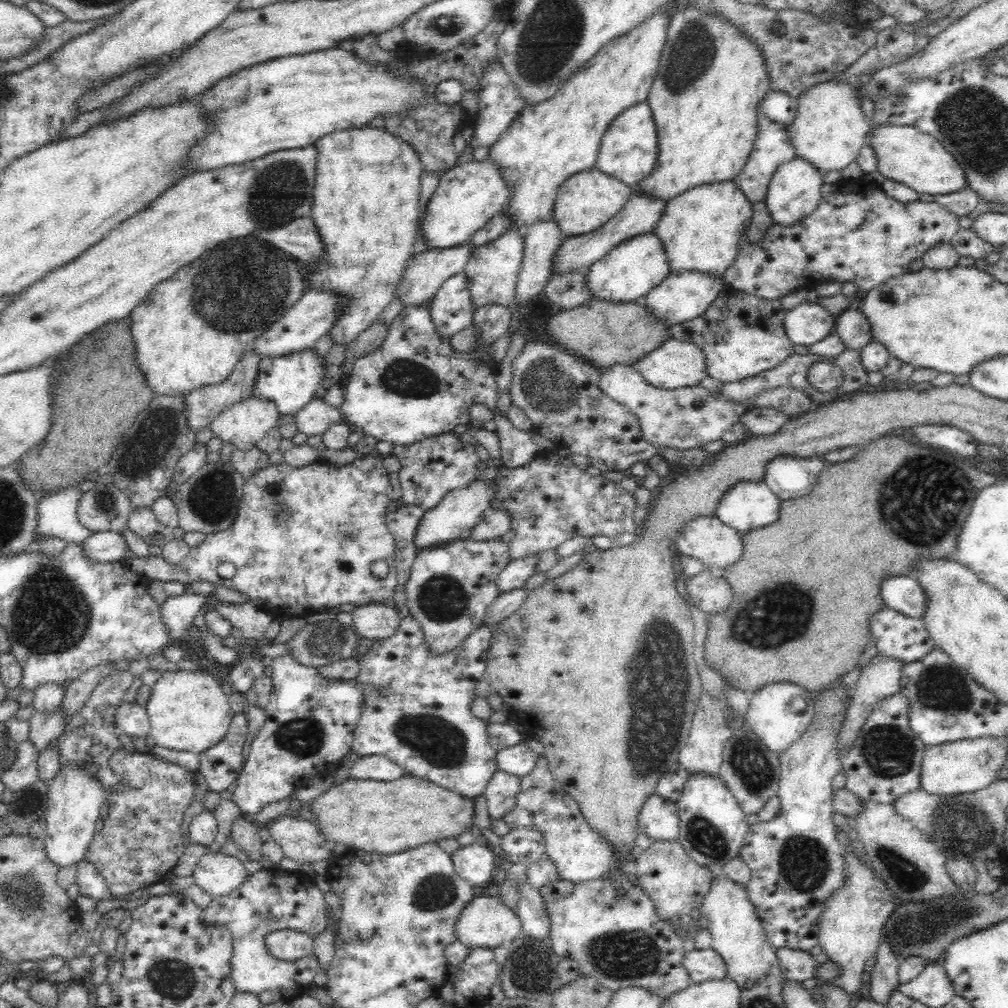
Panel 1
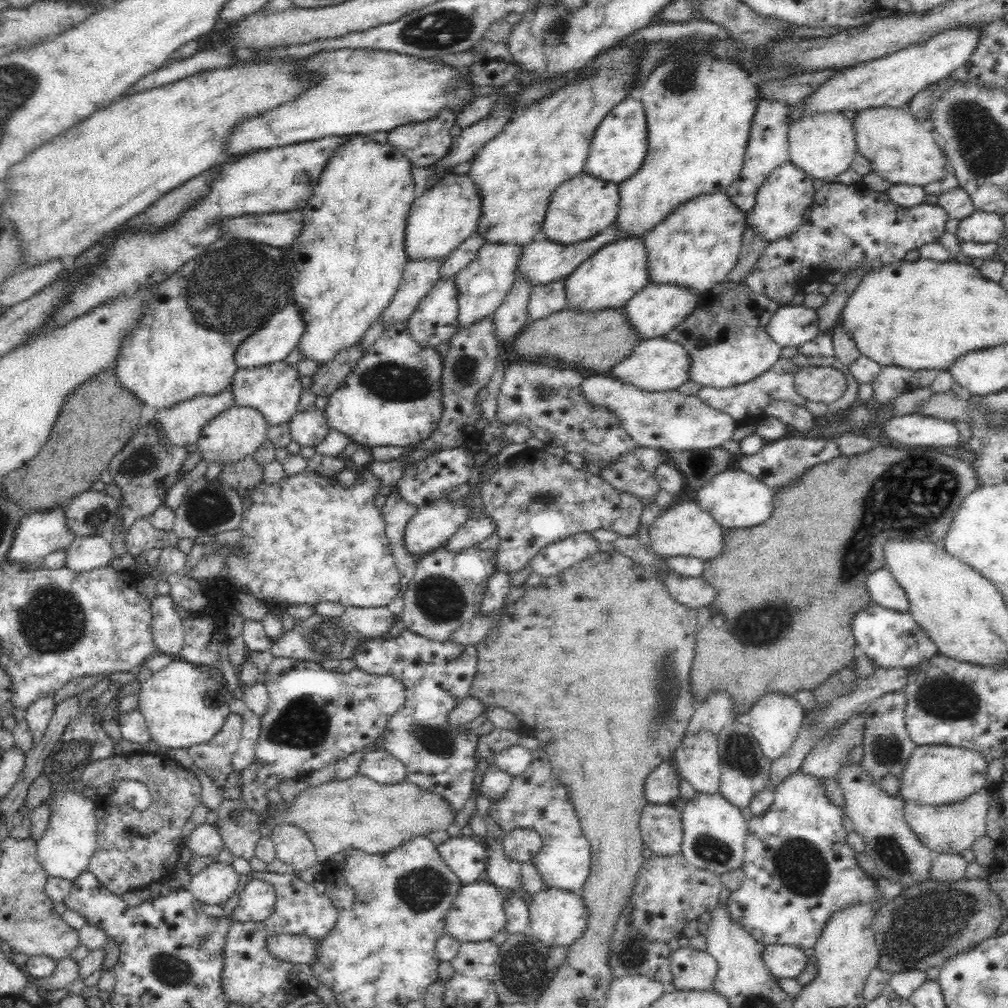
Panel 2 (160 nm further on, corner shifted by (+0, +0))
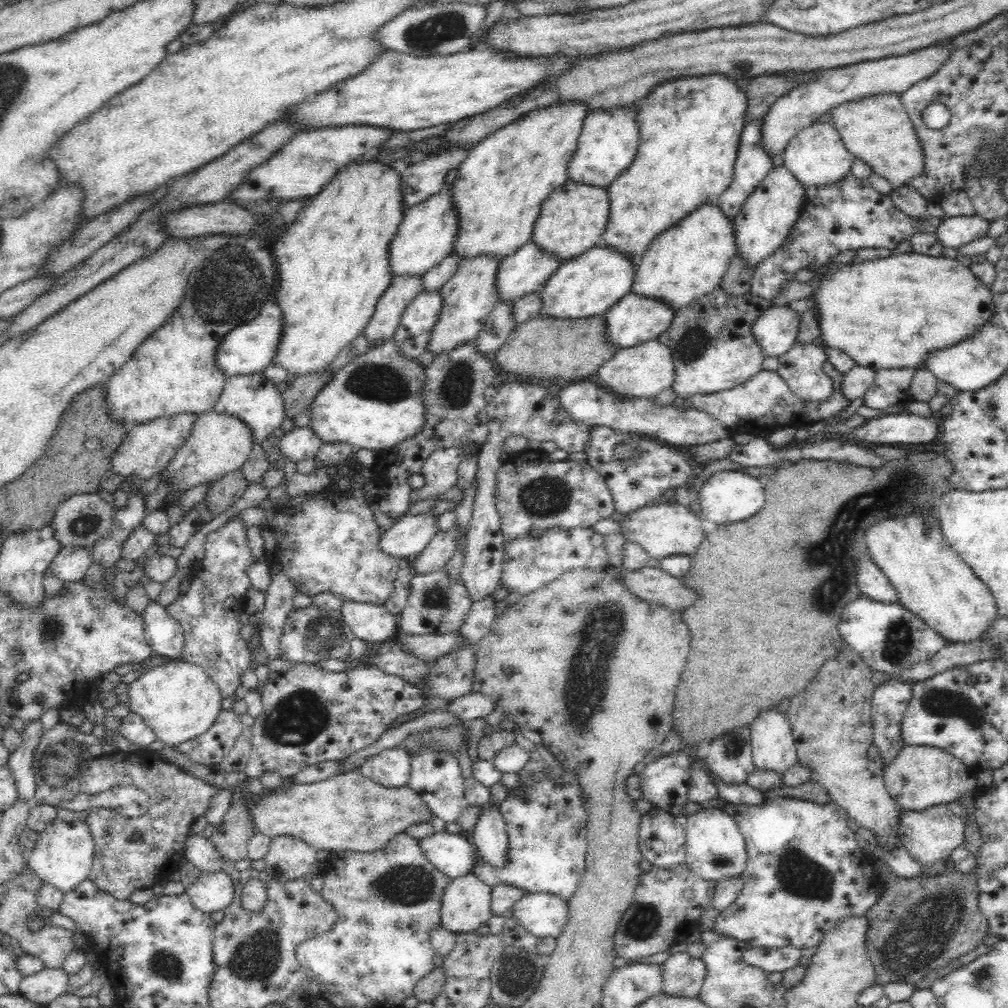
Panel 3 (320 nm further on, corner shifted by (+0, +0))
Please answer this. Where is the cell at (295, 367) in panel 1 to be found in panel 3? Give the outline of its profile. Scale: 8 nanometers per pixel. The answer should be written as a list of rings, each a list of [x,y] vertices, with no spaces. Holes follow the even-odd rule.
[[[260,373],[231,376],[227,377],[226,384],[212,410],[218,414],[236,416],[242,420],[242,423],[246,423],[248,431],[252,433],[254,448],[261,445],[263,440],[278,429],[284,420],[284,403],[280,394],[276,385]]]

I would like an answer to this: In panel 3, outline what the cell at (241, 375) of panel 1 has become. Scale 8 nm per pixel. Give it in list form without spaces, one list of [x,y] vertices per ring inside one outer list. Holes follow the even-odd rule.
[[[180,413],[129,426],[126,436],[120,440],[121,444],[112,456],[110,475],[116,474],[127,480],[138,478],[144,481],[157,476],[161,469],[168,465],[172,456],[175,456],[176,450],[184,443],[184,440],[188,438],[196,417],[192,413]]]

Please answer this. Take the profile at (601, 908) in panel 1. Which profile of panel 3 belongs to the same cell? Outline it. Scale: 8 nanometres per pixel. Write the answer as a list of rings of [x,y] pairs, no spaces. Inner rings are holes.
[[[547,892],[525,893],[512,904],[507,915],[514,917],[517,924],[520,924],[526,932],[530,932],[538,939],[552,936],[558,938],[563,932],[568,920],[568,903],[559,896]]]

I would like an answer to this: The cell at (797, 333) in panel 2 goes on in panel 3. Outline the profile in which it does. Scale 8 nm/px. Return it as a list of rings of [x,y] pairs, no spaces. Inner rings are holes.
[[[788,305],[770,307],[764,310],[754,322],[751,331],[756,343],[762,349],[762,358],[779,357],[796,344],[800,326],[800,315]]]

